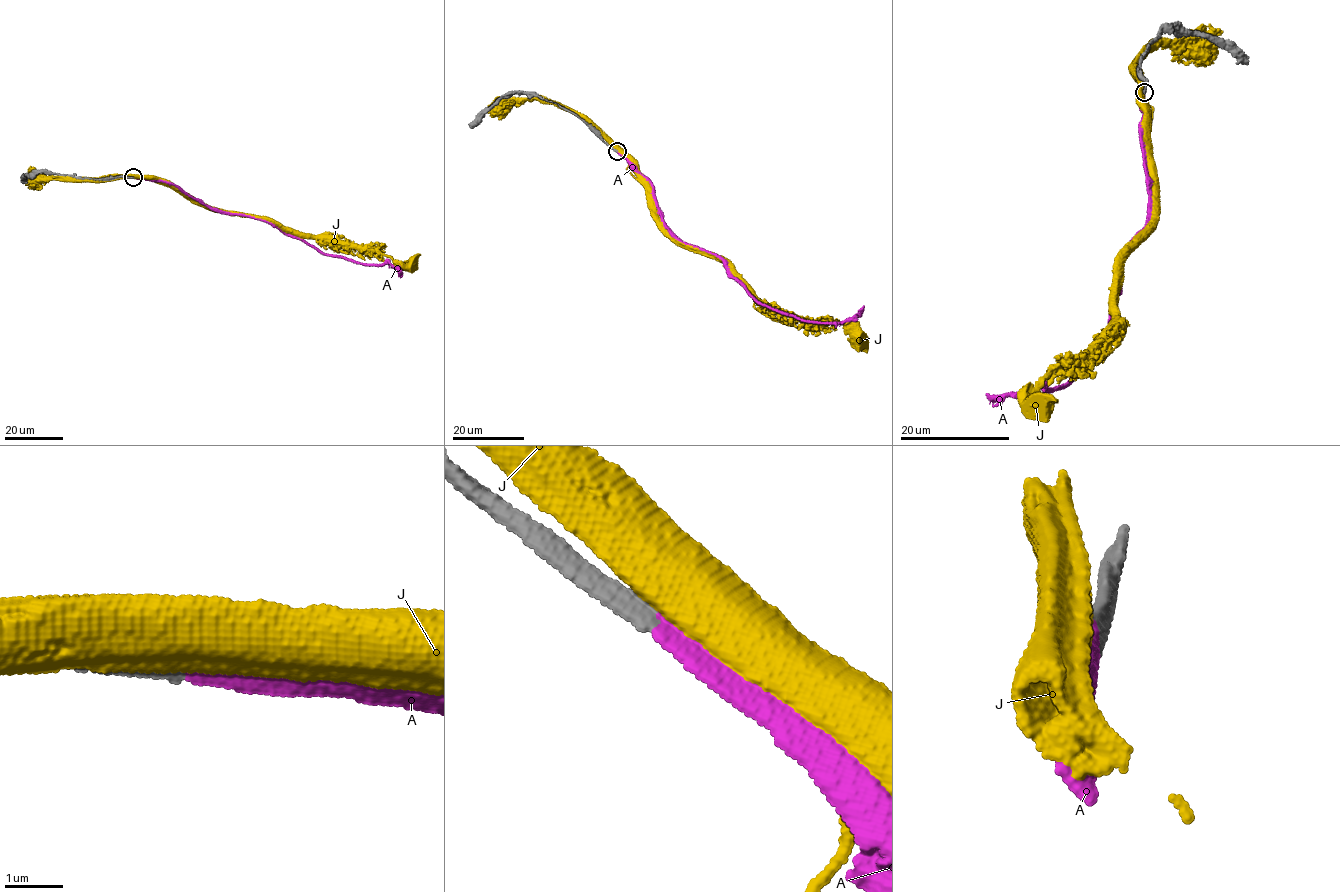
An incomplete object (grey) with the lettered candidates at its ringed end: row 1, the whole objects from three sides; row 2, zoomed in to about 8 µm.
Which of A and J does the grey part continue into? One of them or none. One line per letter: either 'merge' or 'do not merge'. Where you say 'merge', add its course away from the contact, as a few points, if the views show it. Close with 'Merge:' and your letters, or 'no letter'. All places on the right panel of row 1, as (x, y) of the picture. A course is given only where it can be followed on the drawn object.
A: merge | via (1143, 92), (1138, 125), (1152, 205), (1145, 227), (1115, 262), (1117, 291), (1099, 349), (1049, 392), (986, 394)
J: do not merge
Merge: A

